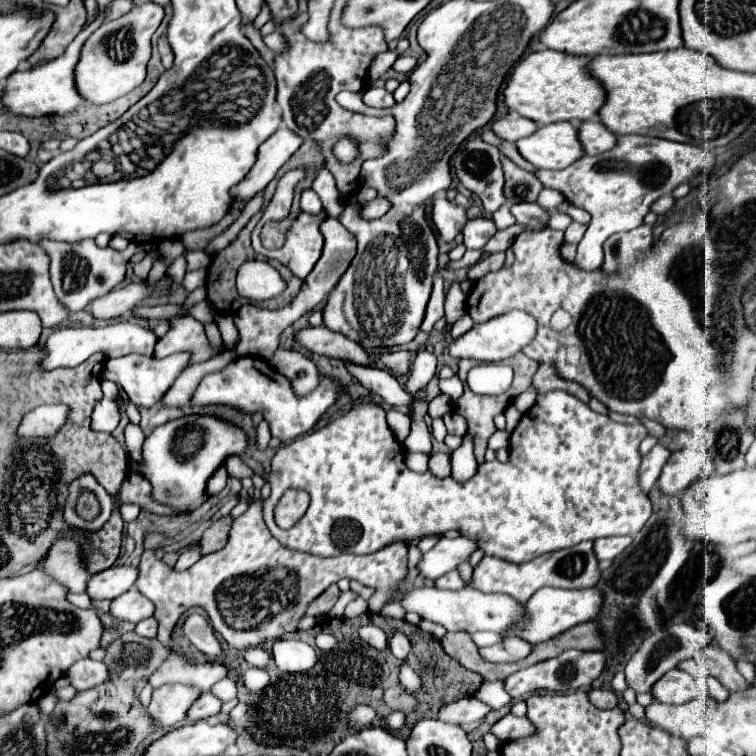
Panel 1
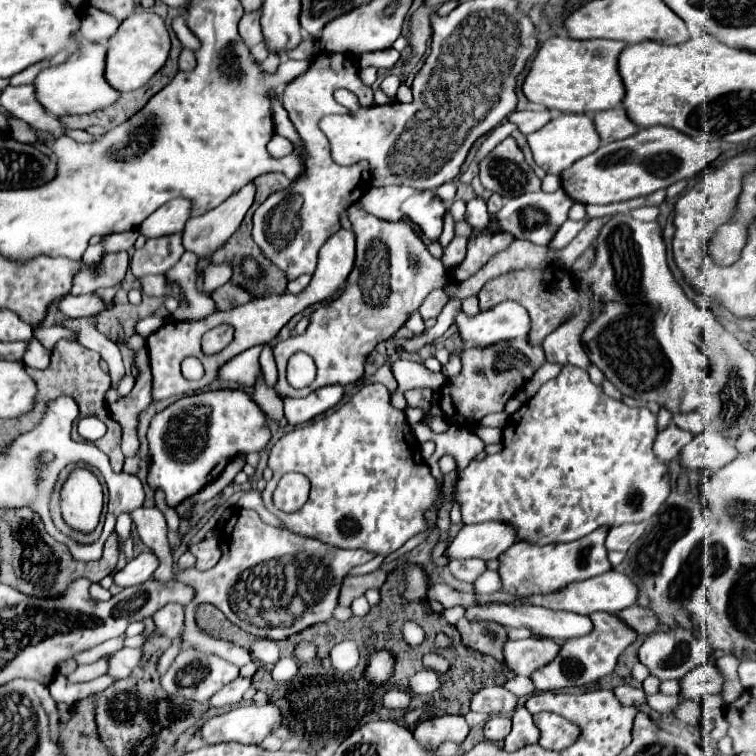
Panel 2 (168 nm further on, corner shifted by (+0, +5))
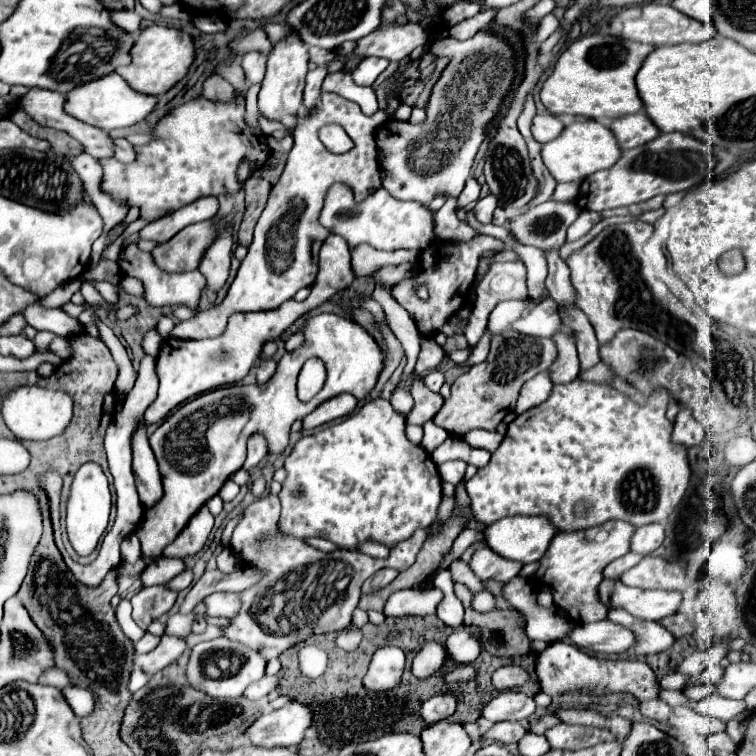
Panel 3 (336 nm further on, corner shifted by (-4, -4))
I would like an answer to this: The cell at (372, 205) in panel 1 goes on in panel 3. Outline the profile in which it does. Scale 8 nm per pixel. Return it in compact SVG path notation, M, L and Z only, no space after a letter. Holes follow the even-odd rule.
M334 184L328 190L328 198L326 198L324 210L320 214L320 222L332 234L340 234L342 238L346 238L350 248L366 242L366 244L374 246L376 250L396 250L396 248L424 250L432 242L436 242L434 212L420 202L394 200L384 188L374 192L372 196L368 196L360 204L354 204L350 200L350 190L342 184Z

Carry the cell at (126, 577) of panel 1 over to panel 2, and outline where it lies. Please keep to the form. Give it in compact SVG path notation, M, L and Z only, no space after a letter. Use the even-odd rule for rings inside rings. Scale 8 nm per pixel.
M144 551L138 557L134 557L122 571L118 571L114 575L114 583L120 587L140 585L140 583L152 579L156 569L158 569L158 557L152 551Z

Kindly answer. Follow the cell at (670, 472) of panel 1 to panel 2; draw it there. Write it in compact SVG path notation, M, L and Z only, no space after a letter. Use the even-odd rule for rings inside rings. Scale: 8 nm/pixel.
M704 431L704 433L696 435L692 439L692 443L688 443L684 447L684 451L680 453L680 463L684 467L688 467L688 469L704 469L704 467L708 467L710 471L718 471L720 467L724 467L726 463L736 459L736 455L738 455L738 449L722 433L718 433L718 431Z

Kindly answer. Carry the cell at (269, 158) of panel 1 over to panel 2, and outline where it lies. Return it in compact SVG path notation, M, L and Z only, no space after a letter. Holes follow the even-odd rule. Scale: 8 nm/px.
M248 183L222 205L206 211L200 217L190 217L184 227L184 249L198 257L212 257L230 235L240 227L246 211L254 201L254 185Z

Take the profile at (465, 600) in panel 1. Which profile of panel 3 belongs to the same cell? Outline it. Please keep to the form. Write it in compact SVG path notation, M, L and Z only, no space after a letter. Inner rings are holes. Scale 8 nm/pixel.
M608 620L590 624L574 622L572 630L566 634L566 640L580 650L588 650L594 654L622 654L632 646L634 634L628 628L622 628Z

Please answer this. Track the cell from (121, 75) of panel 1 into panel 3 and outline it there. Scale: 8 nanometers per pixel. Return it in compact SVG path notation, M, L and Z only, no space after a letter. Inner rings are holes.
M148 26L140 30L140 34L136 36L136 44L130 48L130 56L132 56L132 62L124 68L116 68L116 72L136 92L144 92L148 96L160 96L162 92L168 92L178 80L186 76L188 66L194 60L194 44L190 34L178 28Z

